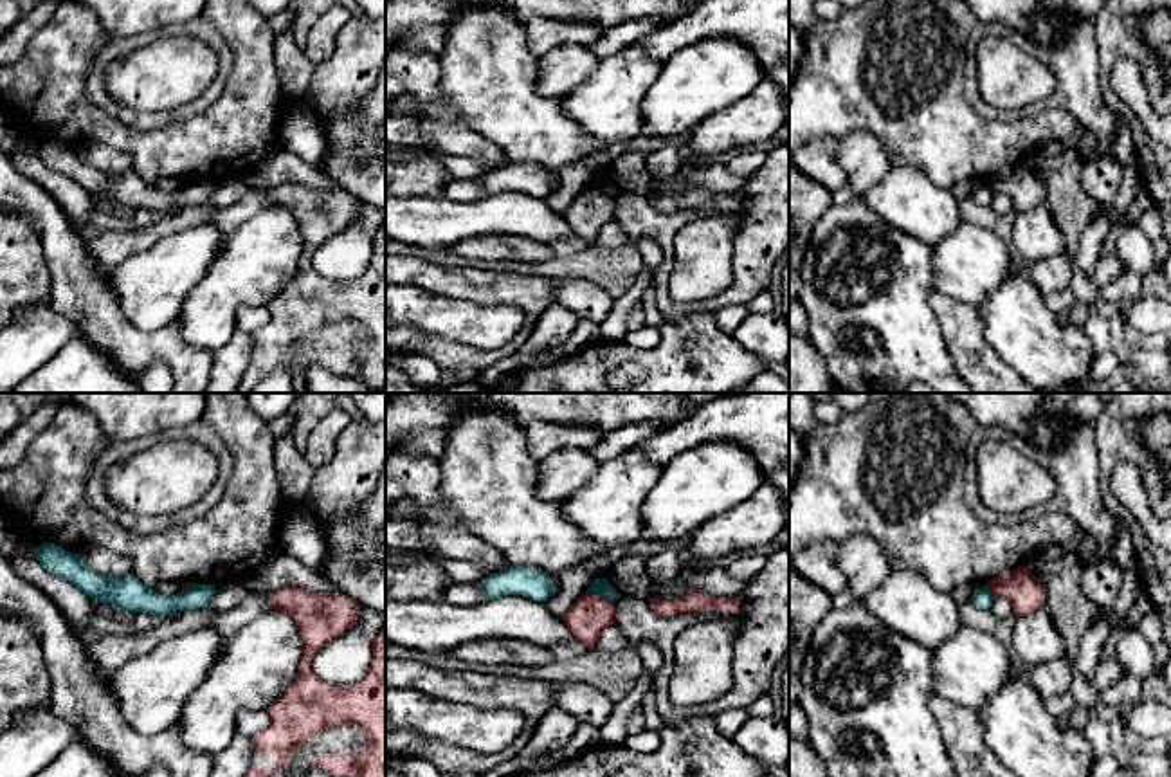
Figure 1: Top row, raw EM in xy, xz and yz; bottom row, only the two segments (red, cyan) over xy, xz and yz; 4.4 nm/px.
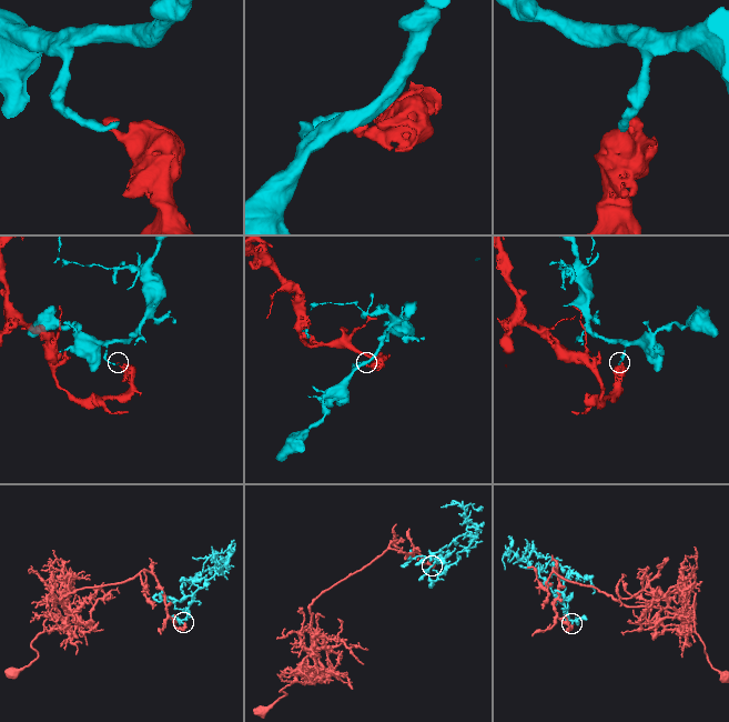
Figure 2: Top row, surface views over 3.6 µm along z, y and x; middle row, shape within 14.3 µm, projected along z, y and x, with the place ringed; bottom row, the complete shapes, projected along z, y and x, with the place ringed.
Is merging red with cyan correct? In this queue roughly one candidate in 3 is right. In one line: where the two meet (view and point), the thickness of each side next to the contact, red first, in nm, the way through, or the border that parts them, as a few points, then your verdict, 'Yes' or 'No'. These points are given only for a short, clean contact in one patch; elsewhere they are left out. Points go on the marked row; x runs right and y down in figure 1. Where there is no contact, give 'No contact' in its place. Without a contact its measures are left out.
Touches red at xz (599, 595). Thickness 180 nm (red) against 80 nm. Boundary: xz (588, 590), (613, 603). No

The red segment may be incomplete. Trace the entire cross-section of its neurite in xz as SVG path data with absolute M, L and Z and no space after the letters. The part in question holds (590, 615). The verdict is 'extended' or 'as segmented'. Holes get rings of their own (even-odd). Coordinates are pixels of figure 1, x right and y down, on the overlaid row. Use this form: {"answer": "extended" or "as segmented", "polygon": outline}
{"answer": "as segmented", "polygon": "M586 591L562 617L573 636L587 649L595 649L602 631L614 624L614 602Z"}

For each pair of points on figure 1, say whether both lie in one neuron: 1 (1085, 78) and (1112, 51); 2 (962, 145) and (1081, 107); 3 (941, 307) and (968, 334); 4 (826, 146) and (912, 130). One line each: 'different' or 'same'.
1: different
2: different
3: same
4: different

